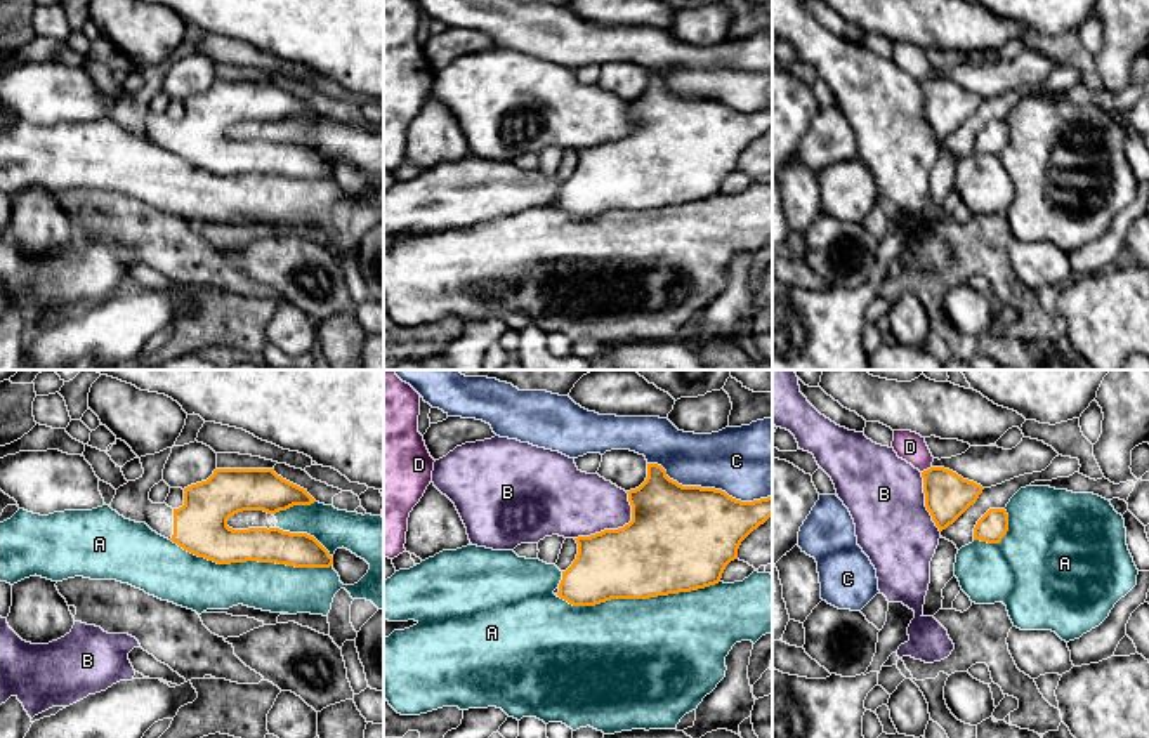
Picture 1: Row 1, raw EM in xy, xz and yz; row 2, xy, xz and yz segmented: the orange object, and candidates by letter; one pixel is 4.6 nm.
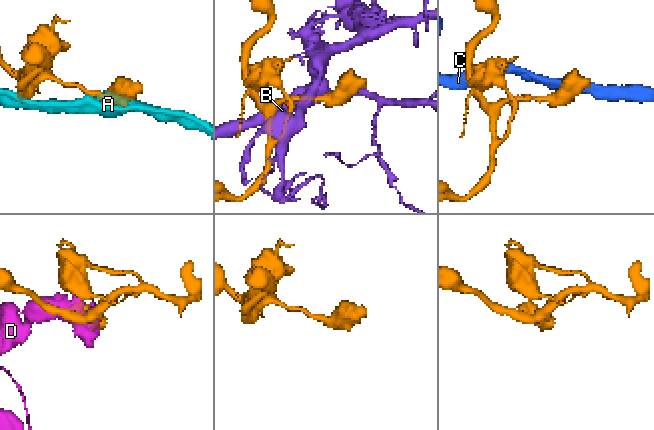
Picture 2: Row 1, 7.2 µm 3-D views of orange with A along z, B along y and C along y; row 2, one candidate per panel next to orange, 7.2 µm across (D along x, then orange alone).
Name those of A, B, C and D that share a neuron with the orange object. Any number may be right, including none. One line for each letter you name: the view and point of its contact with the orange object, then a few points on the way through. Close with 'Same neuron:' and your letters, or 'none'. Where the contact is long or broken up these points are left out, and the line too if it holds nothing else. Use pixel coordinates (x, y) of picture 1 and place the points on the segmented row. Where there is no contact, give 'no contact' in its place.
Same neuron: none

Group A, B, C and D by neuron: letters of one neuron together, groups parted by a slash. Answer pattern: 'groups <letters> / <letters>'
groups A / B / C / D

